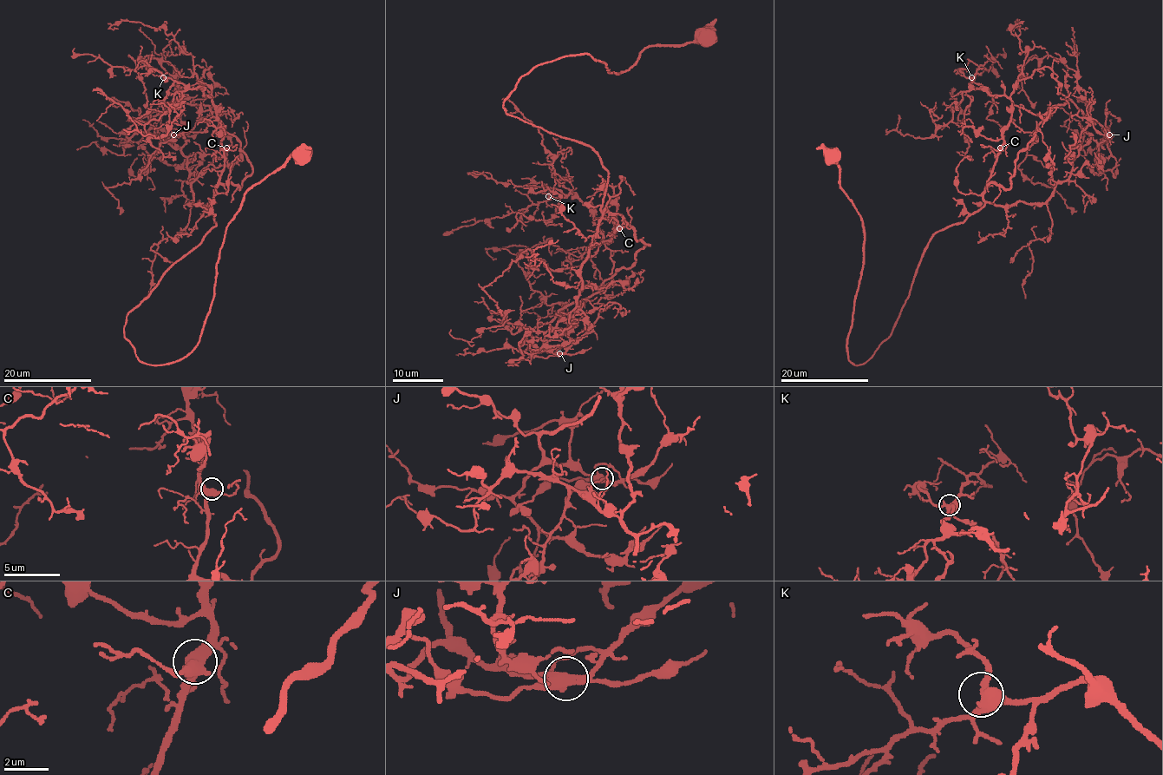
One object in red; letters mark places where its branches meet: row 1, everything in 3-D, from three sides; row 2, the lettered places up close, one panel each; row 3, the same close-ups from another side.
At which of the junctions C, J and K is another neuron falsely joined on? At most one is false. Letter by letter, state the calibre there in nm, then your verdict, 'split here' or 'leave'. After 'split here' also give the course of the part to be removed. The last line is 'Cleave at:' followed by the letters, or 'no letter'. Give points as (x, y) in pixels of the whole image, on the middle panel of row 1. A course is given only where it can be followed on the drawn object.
C: 460 nm thick; leave
J: 400 nm thick; leave
K: 420 nm thick; leave
Cleave at: no letter

